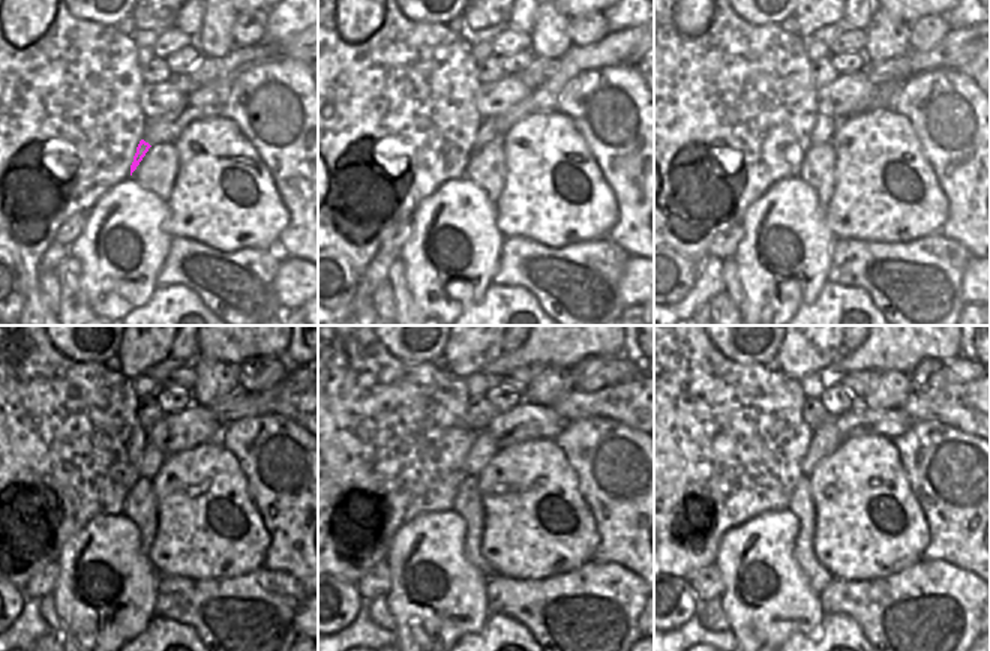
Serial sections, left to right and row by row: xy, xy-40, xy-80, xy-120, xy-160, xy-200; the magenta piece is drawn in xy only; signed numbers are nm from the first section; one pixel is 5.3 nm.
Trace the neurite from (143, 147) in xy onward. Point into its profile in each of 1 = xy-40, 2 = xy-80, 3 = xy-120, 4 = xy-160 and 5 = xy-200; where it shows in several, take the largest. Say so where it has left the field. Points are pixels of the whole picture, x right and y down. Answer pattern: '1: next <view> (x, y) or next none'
1: next xy-40 (486, 132)
2: next xy-80 (824, 128)
3: next xy-120 (152, 459)
4: next xy-160 (483, 449)
5: next xy-200 (825, 440)

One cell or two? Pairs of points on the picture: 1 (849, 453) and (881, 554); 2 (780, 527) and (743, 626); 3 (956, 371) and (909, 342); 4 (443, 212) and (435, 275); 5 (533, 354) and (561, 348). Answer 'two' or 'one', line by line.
1: one
2: one
3: two
4: one
5: one

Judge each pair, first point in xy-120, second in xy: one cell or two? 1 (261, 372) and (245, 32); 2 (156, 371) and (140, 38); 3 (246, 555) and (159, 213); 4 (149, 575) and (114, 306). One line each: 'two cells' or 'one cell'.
1: one cell
2: one cell
3: two cells
4: one cell

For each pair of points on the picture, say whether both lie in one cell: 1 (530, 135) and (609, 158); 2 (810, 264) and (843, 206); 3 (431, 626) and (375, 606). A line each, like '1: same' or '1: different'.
1: different
2: different
3: different

